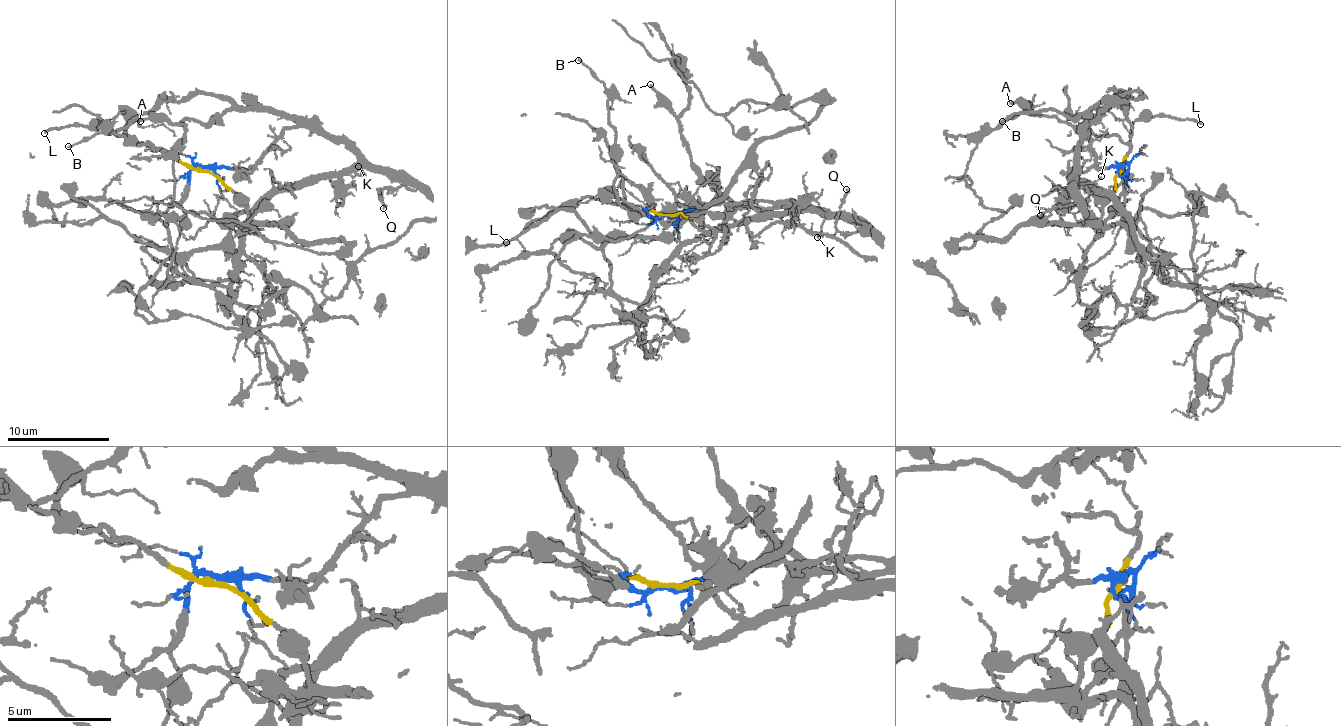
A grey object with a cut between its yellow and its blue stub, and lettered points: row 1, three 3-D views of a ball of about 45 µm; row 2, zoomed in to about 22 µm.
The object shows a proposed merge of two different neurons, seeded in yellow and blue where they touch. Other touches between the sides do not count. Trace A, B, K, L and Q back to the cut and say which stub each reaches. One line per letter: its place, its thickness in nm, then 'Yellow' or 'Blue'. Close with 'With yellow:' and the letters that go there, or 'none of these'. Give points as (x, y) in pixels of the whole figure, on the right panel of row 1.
A: Place: (1010, 103). Thickness 190 nm. Blue
B: Place: (1002, 121). Thickness 160 nm. Yellow
K: Place: (1101, 176). Thickness 120 nm. Blue
L: Place: (1200, 124). Thickness 190 nm. Yellow
Q: Place: (1040, 215). Thickness 180 nm. Blue
With yellow: B, L

